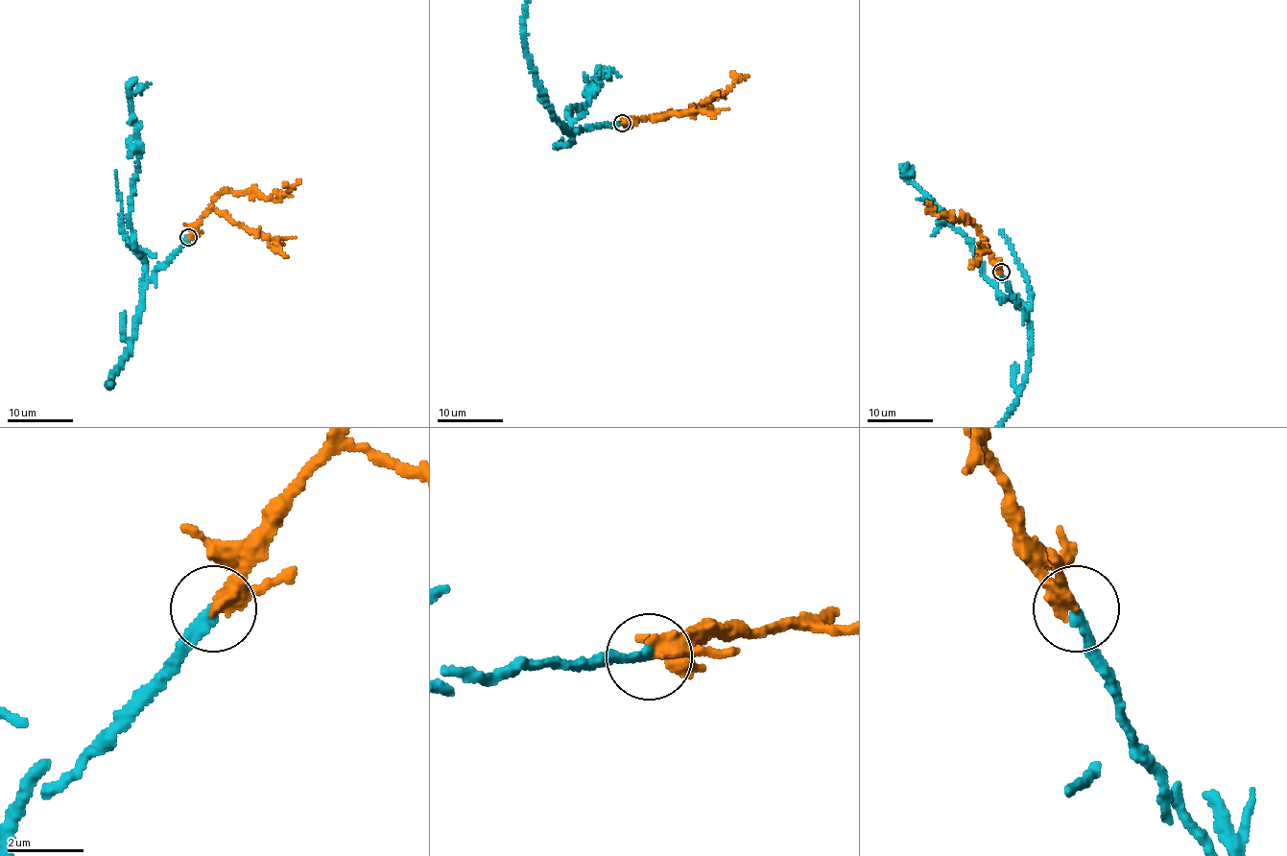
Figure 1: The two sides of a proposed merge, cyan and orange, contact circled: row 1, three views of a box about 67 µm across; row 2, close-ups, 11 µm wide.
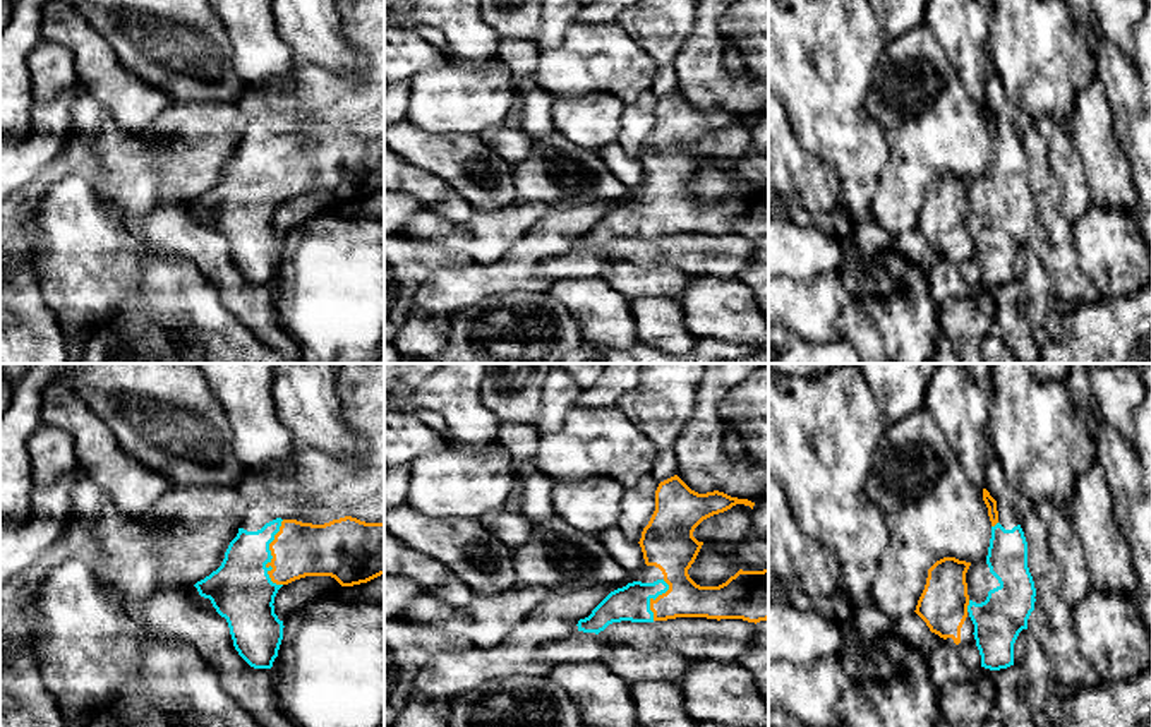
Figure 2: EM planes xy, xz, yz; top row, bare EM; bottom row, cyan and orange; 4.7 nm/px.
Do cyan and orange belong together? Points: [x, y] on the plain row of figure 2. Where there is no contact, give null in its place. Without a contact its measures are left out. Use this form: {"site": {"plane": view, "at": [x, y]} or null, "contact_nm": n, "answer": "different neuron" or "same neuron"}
{"site": {"plane": "xy", "at": [270, 168]}, "contact_nm": 320, "answer": "same neuron"}

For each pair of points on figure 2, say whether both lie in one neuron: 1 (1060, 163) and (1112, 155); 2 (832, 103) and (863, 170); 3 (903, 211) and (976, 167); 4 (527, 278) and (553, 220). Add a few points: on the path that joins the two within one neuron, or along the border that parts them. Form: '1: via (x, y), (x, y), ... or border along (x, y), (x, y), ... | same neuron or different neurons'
1: border along (1066, 127), (1081, 160), (1093, 199) | different neurons
2: via (832, 120), (858, 153) | same neuron
3: via (911, 189), (937, 163), (954, 163) | same neuron
4: via (527, 264), (527, 256), (549, 234) | same neuron

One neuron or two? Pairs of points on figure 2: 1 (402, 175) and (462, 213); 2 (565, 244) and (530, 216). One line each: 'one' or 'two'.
1: one
2: two

